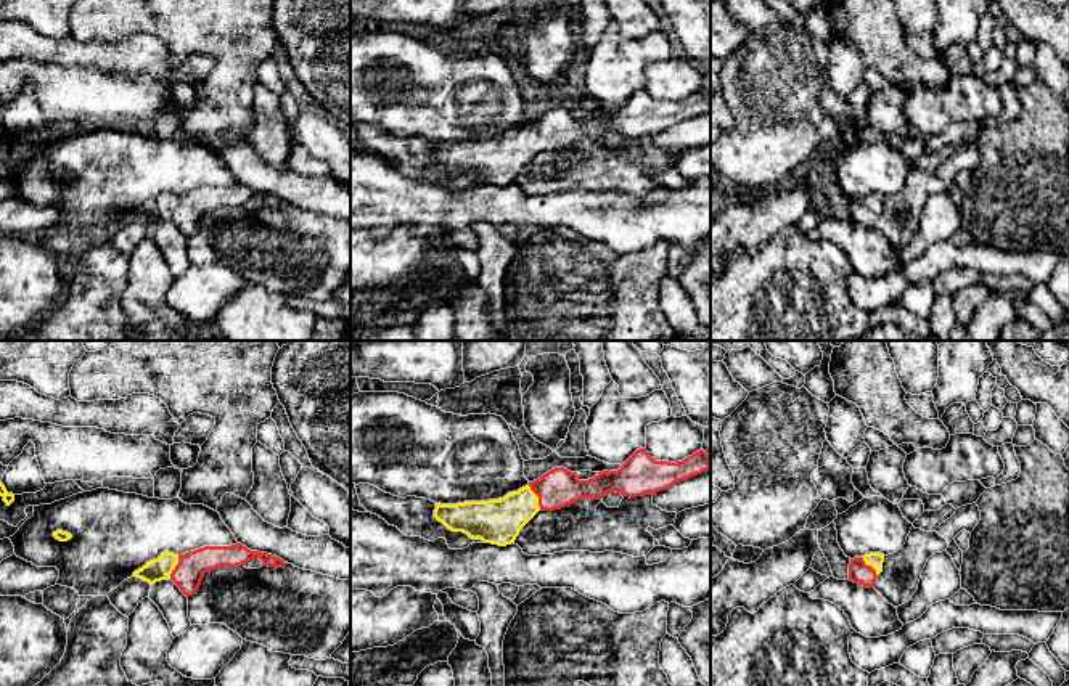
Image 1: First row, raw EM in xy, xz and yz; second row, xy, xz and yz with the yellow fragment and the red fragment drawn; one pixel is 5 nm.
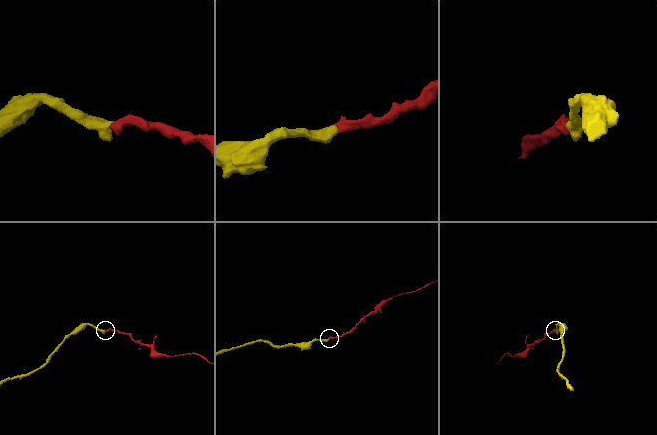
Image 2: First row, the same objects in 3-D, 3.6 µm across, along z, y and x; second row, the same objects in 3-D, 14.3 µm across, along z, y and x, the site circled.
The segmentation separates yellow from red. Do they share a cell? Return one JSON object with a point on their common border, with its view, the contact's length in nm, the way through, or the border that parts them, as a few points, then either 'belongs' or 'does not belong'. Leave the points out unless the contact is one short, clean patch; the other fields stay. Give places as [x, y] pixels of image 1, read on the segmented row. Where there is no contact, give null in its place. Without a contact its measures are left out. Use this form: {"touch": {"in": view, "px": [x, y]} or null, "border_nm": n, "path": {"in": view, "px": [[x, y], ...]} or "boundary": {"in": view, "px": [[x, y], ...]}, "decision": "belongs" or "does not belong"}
{"touch": {"in": "xz", "px": [537, 498]}, "border_nm": 140, "path": {"in": "xz", "px": [[497, 521], [537, 498], [560, 487]]}, "decision": "belongs"}

